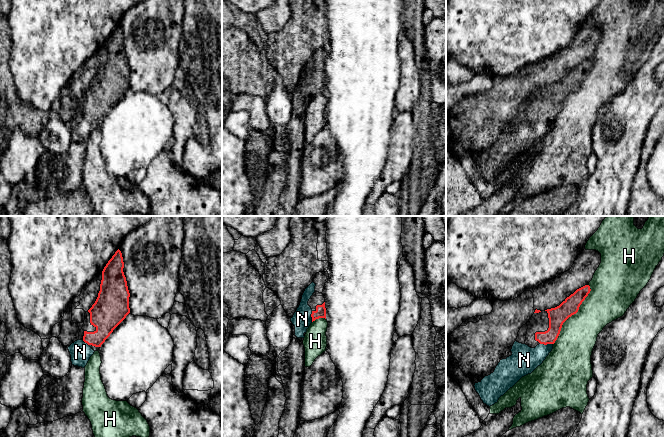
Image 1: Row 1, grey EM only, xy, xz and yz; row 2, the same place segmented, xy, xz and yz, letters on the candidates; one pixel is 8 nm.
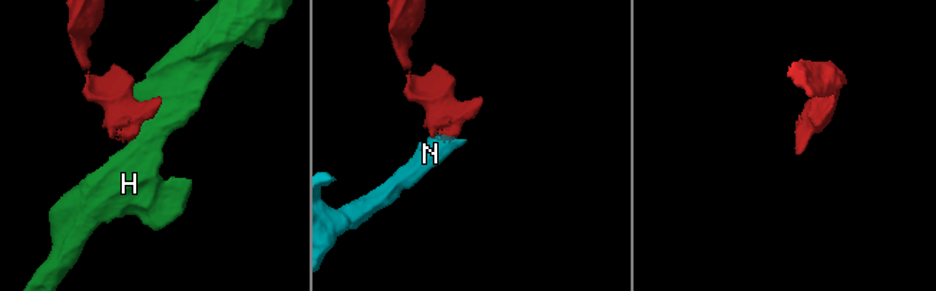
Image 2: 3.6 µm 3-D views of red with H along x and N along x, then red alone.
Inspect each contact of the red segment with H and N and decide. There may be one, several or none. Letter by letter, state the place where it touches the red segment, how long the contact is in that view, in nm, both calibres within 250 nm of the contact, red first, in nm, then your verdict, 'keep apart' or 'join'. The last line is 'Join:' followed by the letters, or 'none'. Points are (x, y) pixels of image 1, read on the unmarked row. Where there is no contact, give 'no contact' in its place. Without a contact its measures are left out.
H: yz (573, 90) | 550 nm | 150/300 nm | keep apart
N: yz (546, 120) | 100 nm | 150/220 nm | join
Join: N

